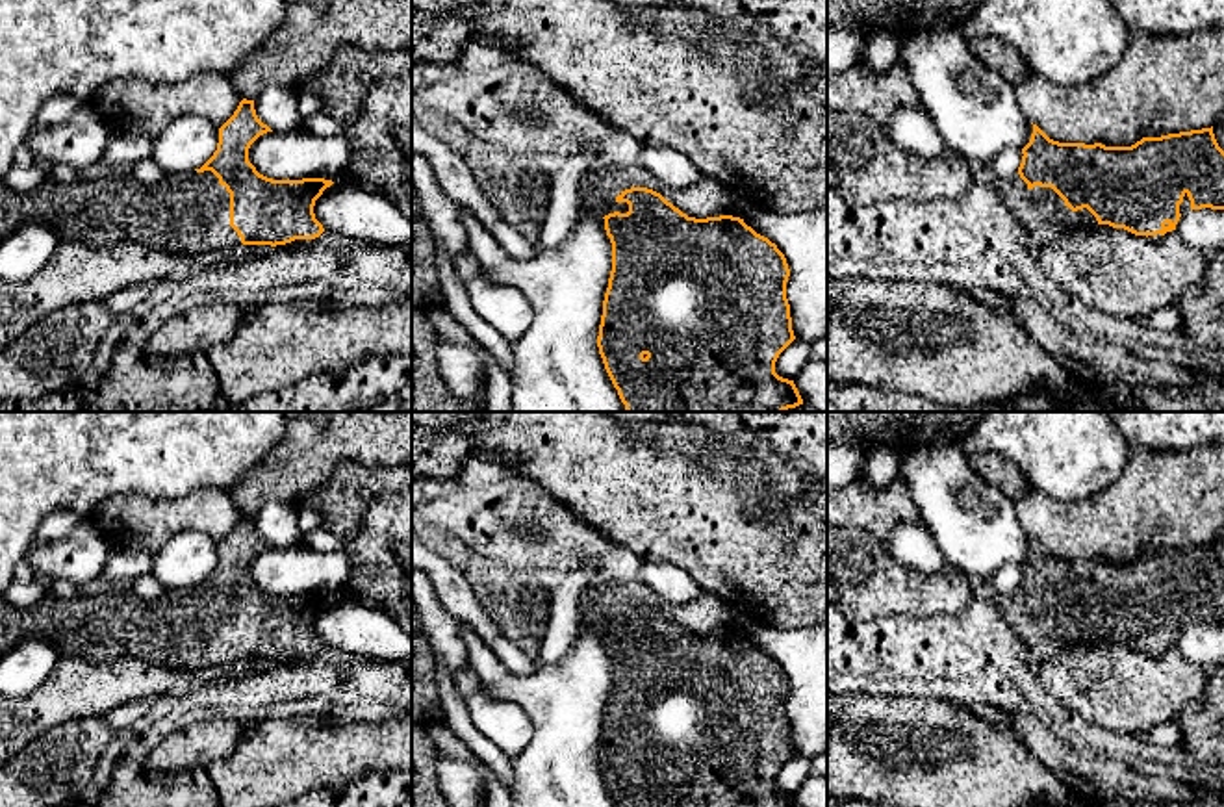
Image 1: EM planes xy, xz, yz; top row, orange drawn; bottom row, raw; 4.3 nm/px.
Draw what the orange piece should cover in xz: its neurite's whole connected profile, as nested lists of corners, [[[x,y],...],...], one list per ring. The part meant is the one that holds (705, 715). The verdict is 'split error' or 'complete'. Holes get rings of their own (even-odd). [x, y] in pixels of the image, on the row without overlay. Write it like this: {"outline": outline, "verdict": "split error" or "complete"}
{"outline": [[[608,588],[582,592],[580,625],[601,627],[612,659],[612,686],[603,716],[597,762],[618,807],[797,807],[794,796],[775,788],[779,770],[796,755],[784,670],[740,633],[695,634],[660,608]]], "verdict": "split error"}

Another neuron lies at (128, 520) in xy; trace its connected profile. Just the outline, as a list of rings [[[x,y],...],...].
[[[202,488],[176,499],[113,495],[96,505],[87,519],[113,545],[141,547],[154,555],[174,534],[191,529],[206,532],[221,544],[241,516],[228,492]]]

